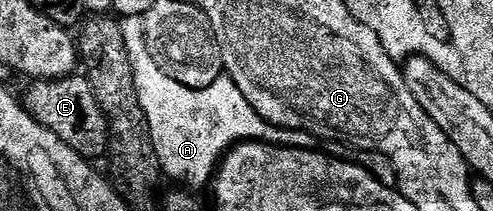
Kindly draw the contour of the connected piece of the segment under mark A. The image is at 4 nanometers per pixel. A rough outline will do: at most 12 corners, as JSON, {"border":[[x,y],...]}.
{"border":[[122,17],[136,91],[163,174],[198,191],[235,142],[313,150],[269,125],[225,75],[184,87]]}

